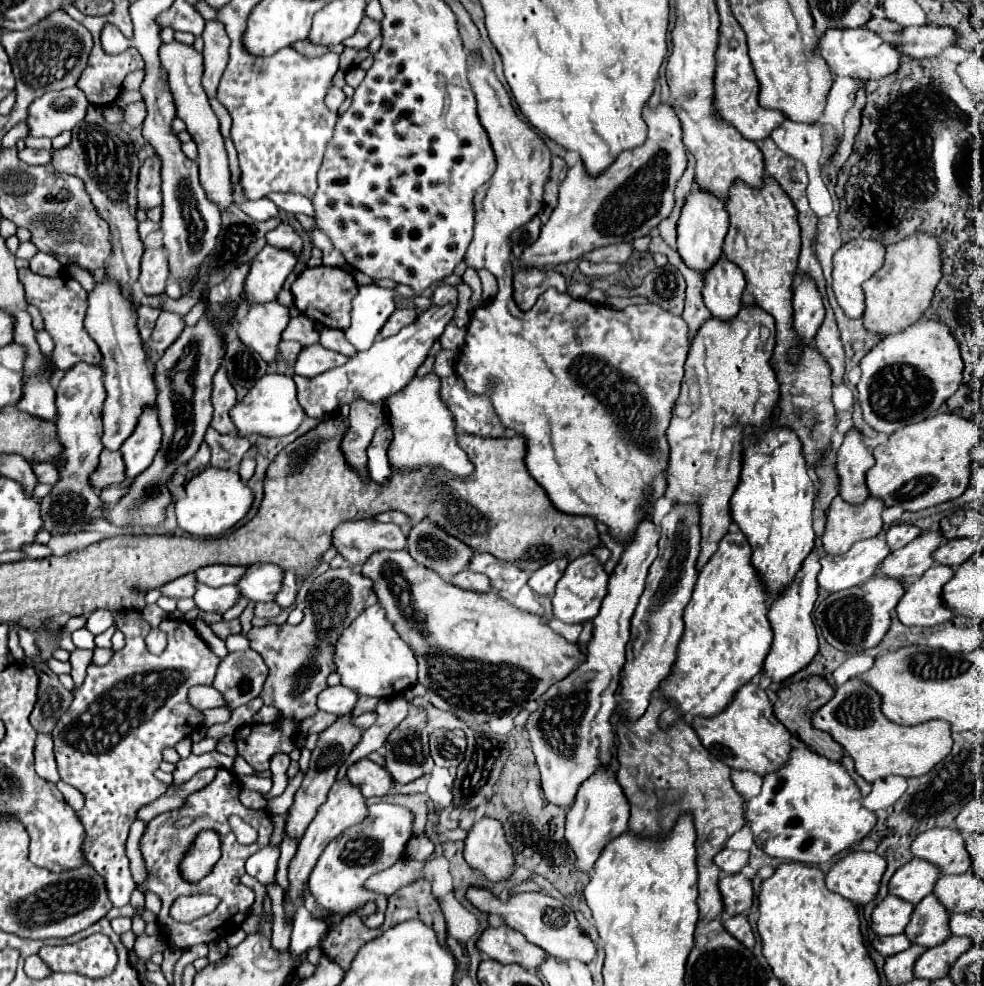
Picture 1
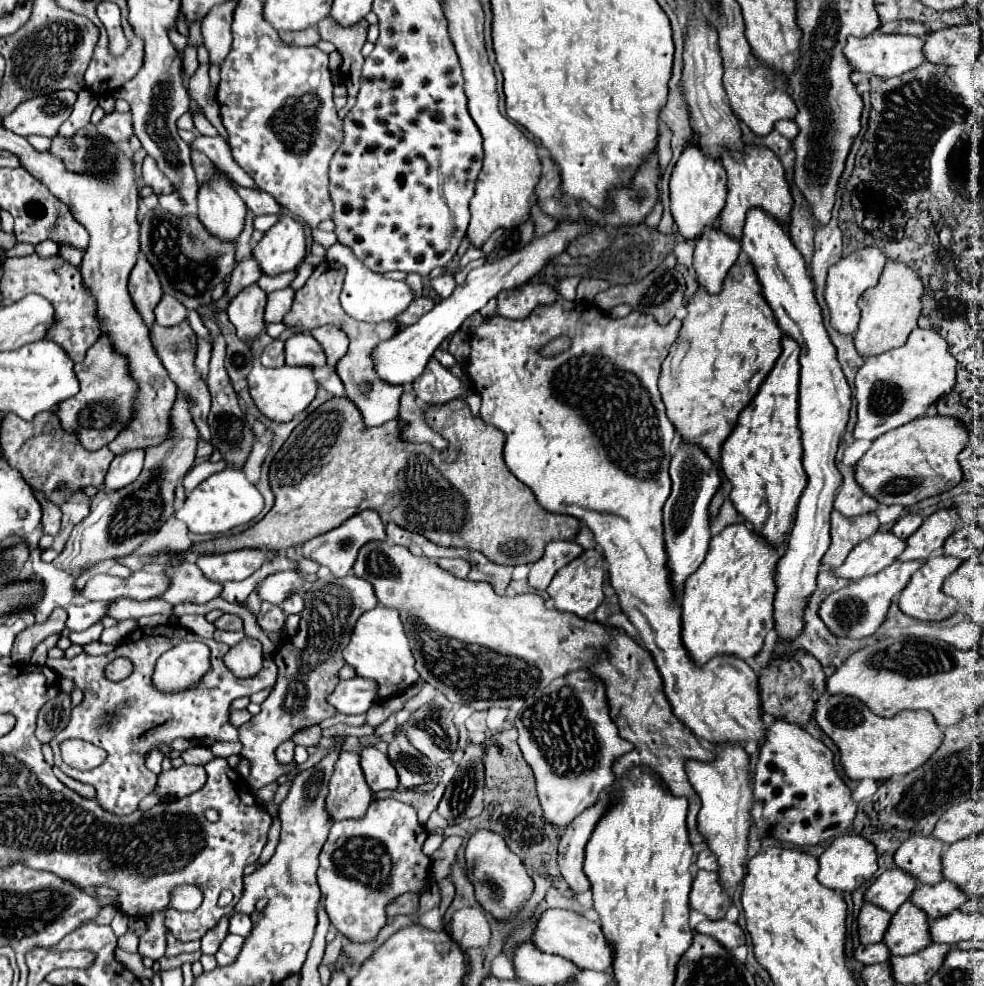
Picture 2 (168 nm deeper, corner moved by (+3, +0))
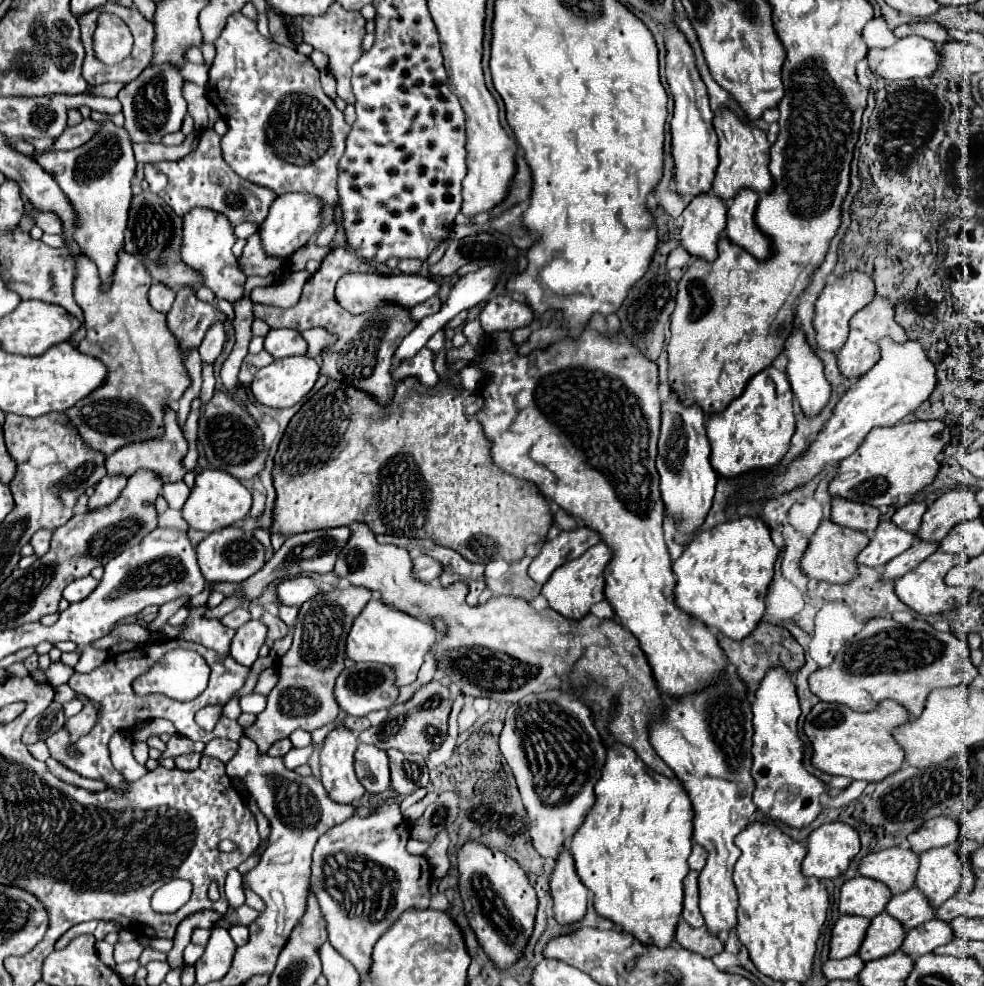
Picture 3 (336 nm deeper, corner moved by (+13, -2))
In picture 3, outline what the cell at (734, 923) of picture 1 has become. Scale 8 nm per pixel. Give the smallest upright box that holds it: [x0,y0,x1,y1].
[675,918,725,958]

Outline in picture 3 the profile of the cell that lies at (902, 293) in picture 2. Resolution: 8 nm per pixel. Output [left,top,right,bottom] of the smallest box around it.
[837,296,907,380]

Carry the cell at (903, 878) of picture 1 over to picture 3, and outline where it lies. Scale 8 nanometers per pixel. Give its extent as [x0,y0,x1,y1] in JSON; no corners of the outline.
[839,876,891,918]

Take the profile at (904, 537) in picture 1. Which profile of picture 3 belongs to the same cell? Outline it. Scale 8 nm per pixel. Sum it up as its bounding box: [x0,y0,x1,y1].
[893,502,927,532]

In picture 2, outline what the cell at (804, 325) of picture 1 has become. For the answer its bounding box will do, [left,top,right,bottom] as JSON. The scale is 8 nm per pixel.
[719,338,807,548]

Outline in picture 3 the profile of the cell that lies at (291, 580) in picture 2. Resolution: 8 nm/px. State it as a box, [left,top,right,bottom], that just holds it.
[275,576,319,606]

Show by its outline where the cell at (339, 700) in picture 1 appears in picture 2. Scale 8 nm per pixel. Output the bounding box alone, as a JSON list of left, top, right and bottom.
[327,676,377,714]

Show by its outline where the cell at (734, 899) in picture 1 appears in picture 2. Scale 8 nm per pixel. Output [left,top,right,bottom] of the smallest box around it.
[689,870,731,920]

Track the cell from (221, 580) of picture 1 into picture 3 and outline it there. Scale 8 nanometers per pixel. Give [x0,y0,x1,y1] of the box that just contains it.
[197,528,265,584]

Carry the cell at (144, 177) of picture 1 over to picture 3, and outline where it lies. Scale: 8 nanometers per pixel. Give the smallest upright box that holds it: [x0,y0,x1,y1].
[153,130,277,226]

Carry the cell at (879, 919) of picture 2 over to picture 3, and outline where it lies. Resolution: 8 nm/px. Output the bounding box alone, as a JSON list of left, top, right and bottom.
[831,914,871,958]

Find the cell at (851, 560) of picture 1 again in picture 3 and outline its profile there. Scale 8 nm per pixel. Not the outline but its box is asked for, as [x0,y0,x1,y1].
[855,522,915,568]

